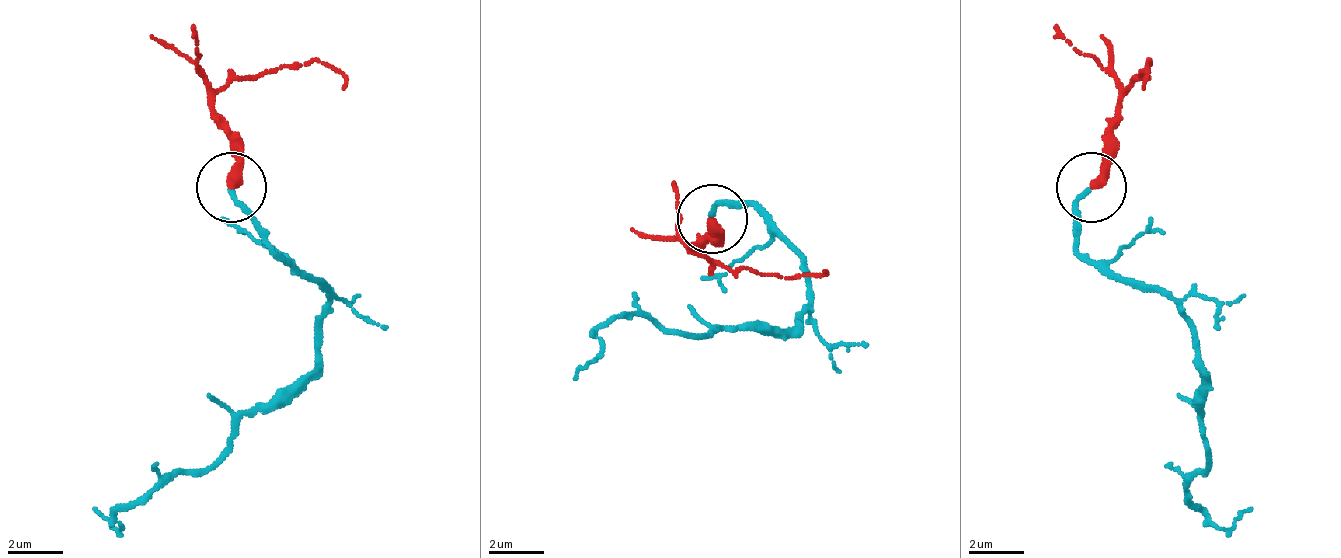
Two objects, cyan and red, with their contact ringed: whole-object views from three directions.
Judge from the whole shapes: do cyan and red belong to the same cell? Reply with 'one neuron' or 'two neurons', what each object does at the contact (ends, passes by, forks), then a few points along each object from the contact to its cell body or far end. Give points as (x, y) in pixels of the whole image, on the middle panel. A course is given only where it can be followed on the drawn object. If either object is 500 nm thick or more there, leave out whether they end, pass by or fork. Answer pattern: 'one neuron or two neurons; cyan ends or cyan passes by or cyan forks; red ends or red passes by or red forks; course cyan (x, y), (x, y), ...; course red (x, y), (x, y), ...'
one neuron; cyan ends; red ends; course cyan (710, 217), (745, 203), (801, 259), (808, 286), (794, 321), (689, 335), (619, 314), (599, 349), (571, 377); course red (710, 217), (710, 238), (696, 245), (710, 259), (801, 280), (822, 273)

